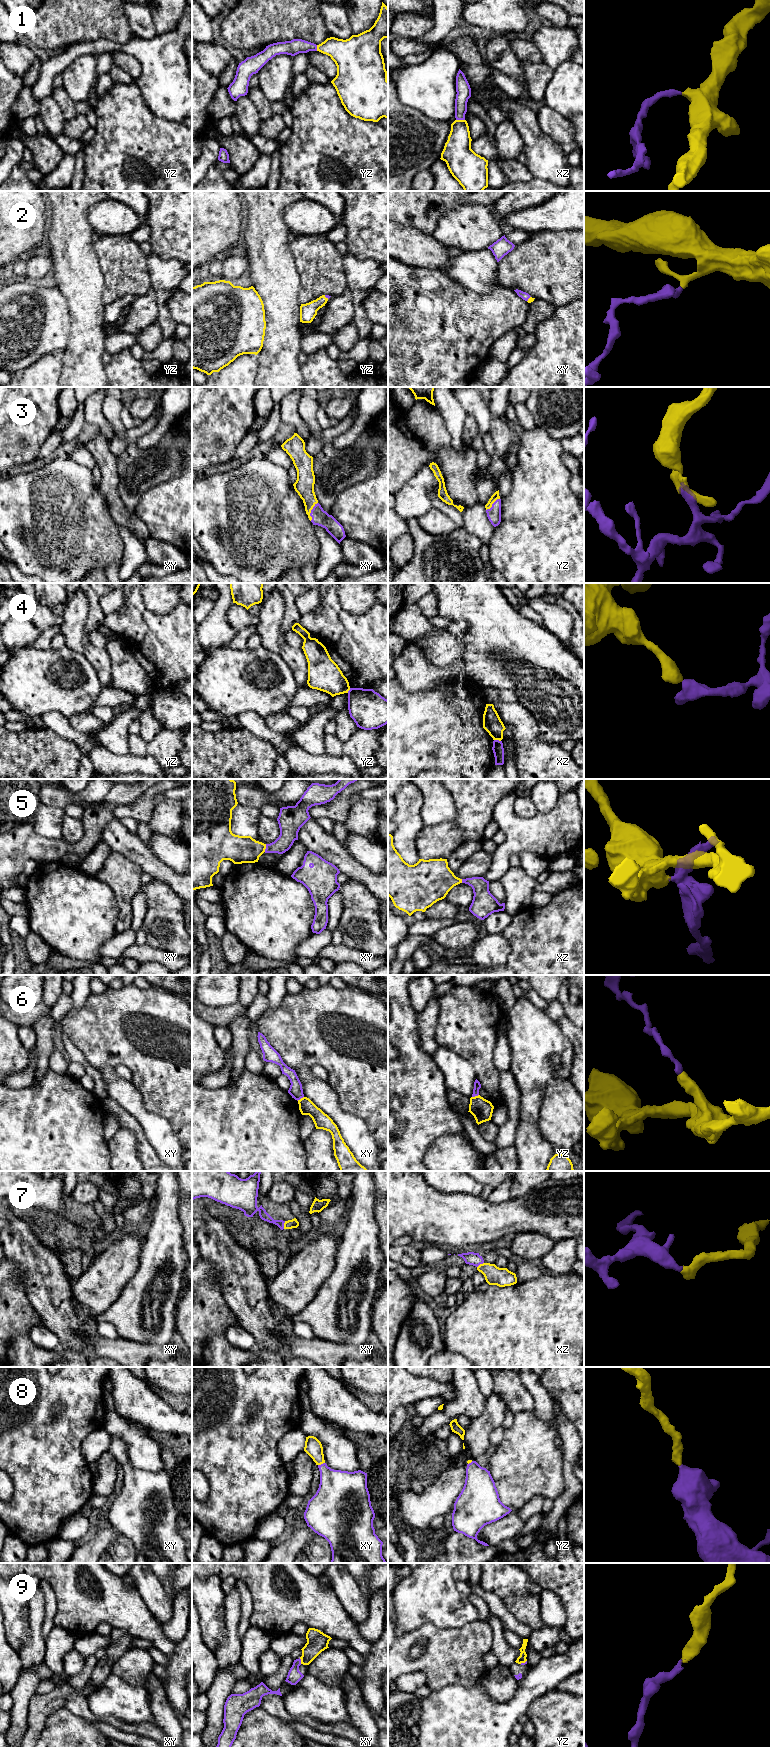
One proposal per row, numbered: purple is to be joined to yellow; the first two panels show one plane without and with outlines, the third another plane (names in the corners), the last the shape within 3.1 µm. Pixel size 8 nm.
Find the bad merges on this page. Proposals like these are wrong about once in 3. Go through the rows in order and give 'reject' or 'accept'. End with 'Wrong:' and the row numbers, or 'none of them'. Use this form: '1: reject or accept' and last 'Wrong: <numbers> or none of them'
1: accept
2: accept
3: accept
4: reject
5: accept
6: reject
7: accept
8: accept
9: accept
Wrong: 4, 6

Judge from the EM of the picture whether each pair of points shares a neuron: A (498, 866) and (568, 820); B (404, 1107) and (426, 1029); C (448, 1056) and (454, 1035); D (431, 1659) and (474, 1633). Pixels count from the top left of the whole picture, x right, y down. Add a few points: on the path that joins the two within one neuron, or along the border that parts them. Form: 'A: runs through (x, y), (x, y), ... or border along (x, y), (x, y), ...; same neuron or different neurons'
A: runs through (511, 847), (524, 834), (549, 834); same neuron
B: border along (417, 1026), (419, 1047), (432, 1057); different neurons
C: border along (438, 1045), (454, 1050), (469, 1063); different neurons
D: runs through (442, 1656), (451, 1656), (463, 1644); same neuron

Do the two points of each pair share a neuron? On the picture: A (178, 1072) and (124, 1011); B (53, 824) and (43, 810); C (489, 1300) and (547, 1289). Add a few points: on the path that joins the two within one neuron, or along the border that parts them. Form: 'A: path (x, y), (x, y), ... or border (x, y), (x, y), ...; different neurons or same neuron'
A: path (167, 1058), (135, 1026); same neuron
B: path (50, 821), (43, 813); same neuron
C: path (503, 1300), (533, 1300); same neuron

